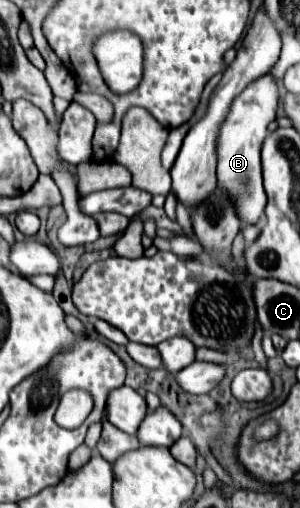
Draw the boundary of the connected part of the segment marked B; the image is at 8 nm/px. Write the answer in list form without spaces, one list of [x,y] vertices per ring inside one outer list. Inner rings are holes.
[[[272,75],[256,79],[248,85],[248,91],[240,93],[240,97],[232,103],[228,119],[224,121],[218,135],[218,185],[228,191],[232,197],[238,215],[244,223],[258,223],[264,207],[266,193],[262,187],[262,171],[260,171],[260,147],[268,133],[268,123],[274,121],[278,107],[278,89]]]

